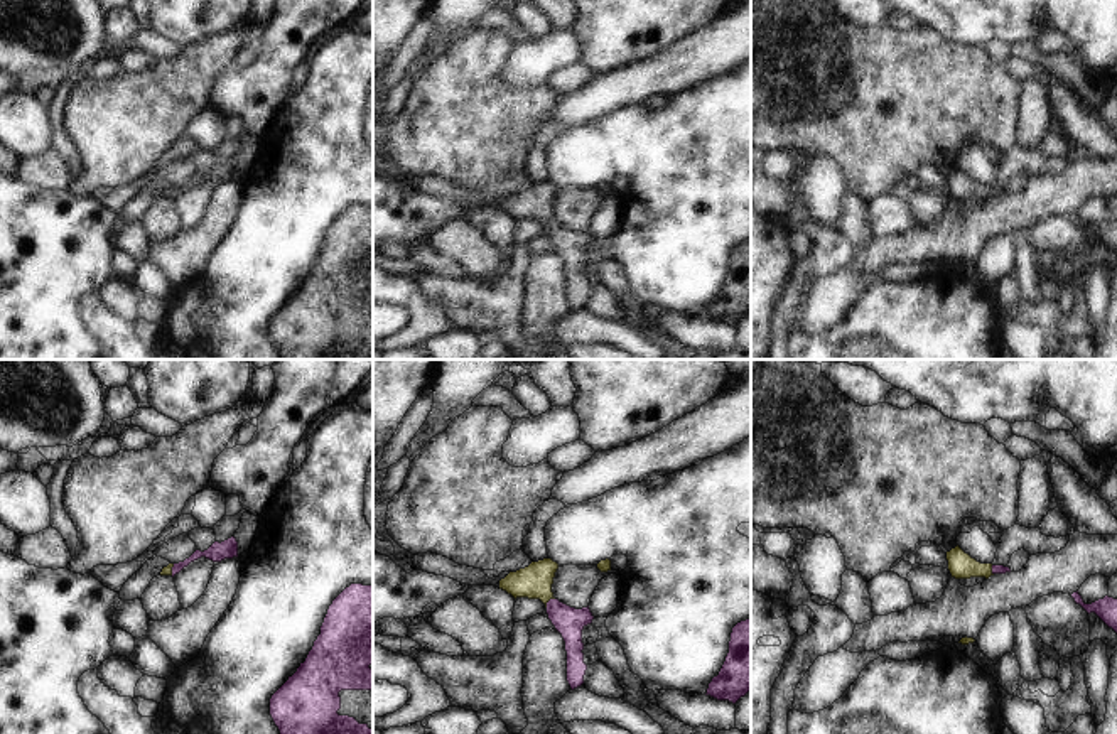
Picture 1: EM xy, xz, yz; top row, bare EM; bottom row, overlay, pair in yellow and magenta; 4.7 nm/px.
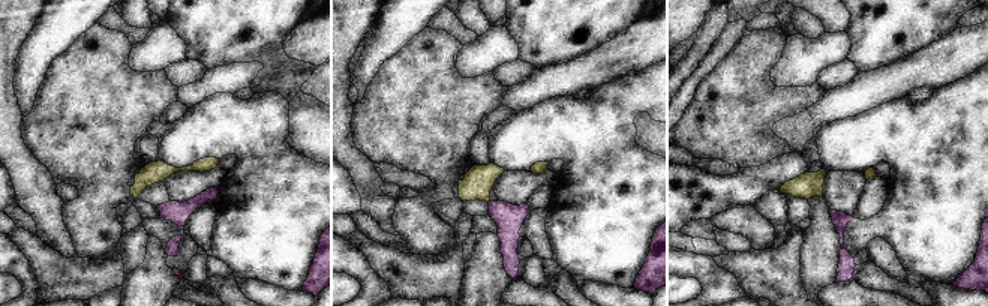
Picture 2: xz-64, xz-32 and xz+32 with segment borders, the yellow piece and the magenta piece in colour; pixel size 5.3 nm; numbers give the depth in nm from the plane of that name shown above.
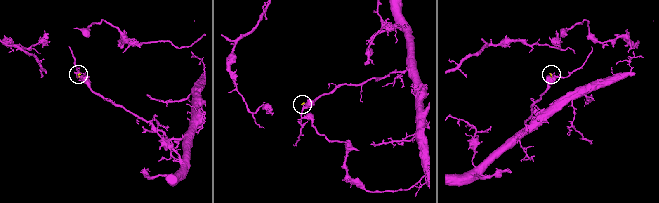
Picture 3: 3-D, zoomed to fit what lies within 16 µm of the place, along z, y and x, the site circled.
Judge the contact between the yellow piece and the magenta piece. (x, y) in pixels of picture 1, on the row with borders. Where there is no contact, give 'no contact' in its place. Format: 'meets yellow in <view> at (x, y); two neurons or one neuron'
meets yellow in xz at (549, 599); one neuron

